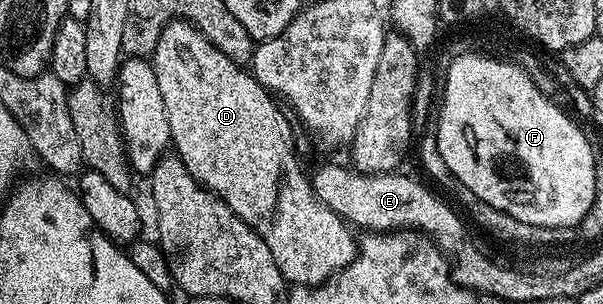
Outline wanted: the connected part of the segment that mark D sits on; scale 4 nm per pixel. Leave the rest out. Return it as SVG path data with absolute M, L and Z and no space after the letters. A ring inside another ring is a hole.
M179 18L169 20L162 30L158 46L150 54L150 63L158 78L158 90L162 90L175 155L203 188L226 202L226 206L270 246L270 254L274 254L274 262L289 285L325 284L341 272L356 256L357 237L352 237L353 229L346 221L314 194L309 173L300 169L300 160L296 157L293 121L284 117L285 109L277 103L273 93L260 85L247 67L222 54L195 24Z

